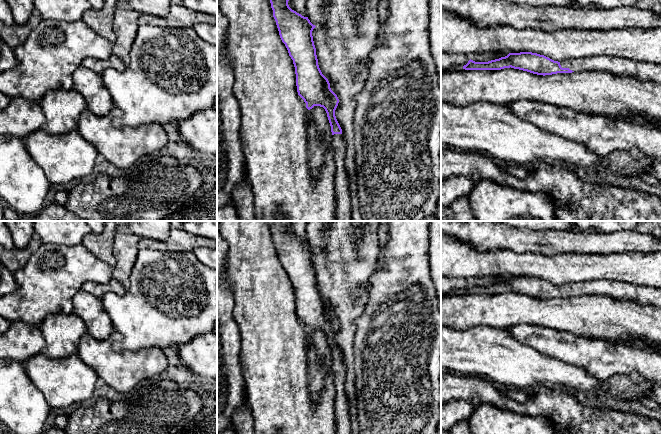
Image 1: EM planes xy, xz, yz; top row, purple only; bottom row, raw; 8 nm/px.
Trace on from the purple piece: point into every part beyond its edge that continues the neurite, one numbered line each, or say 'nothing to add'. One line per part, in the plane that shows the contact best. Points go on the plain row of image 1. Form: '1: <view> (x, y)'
1: yz (619, 290)

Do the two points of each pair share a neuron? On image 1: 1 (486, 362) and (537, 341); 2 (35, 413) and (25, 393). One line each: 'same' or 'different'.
1: different
2: same

